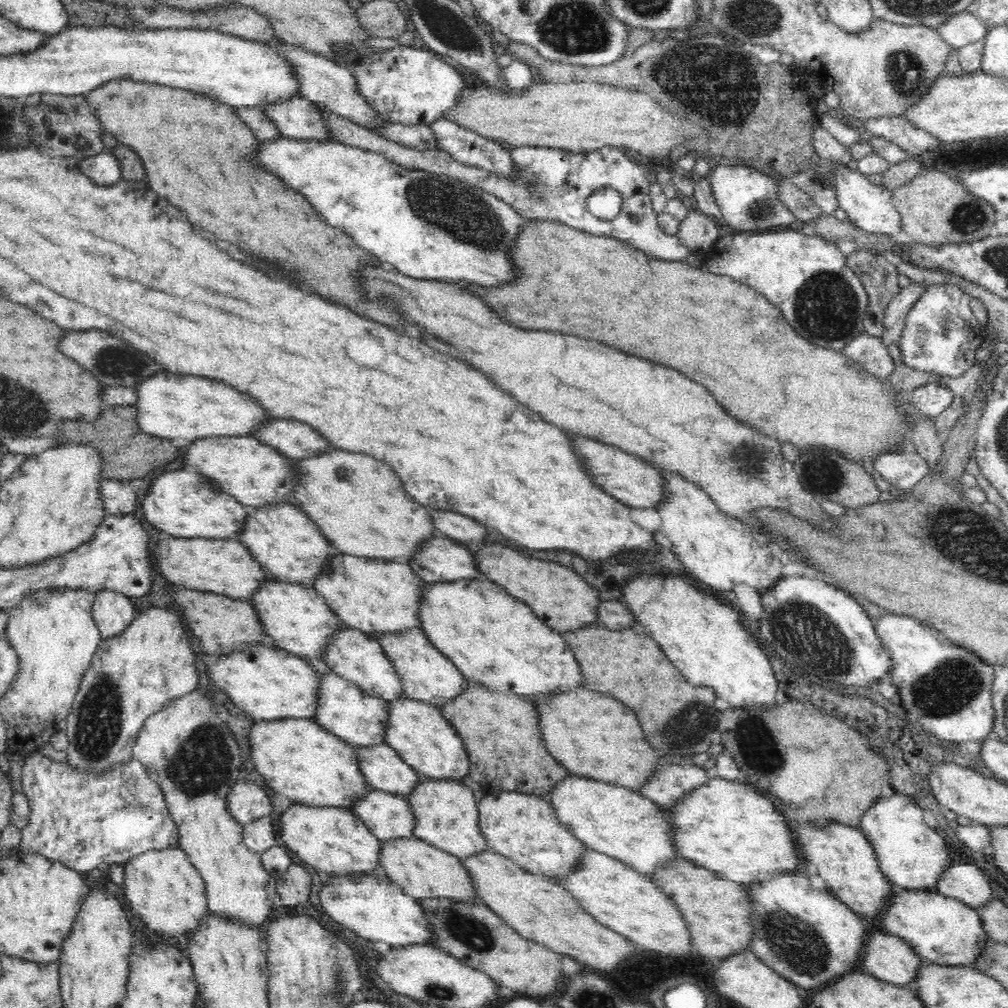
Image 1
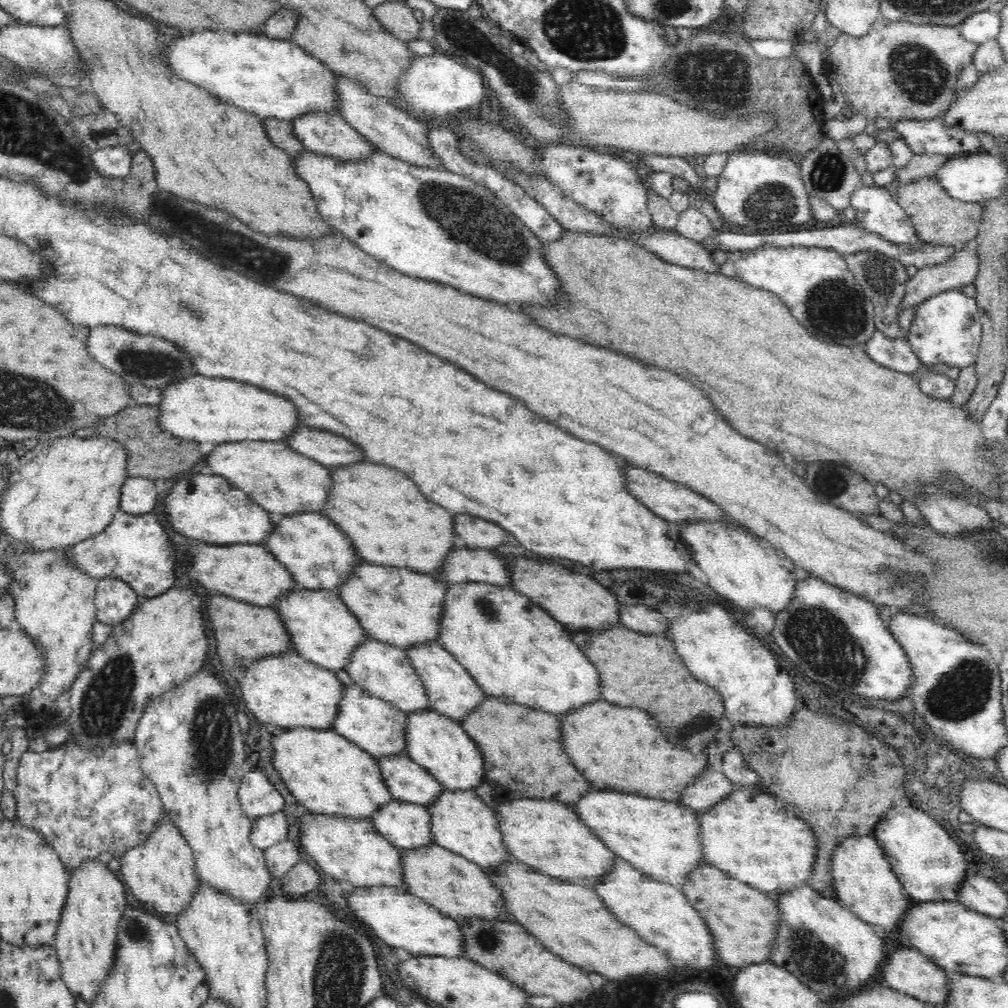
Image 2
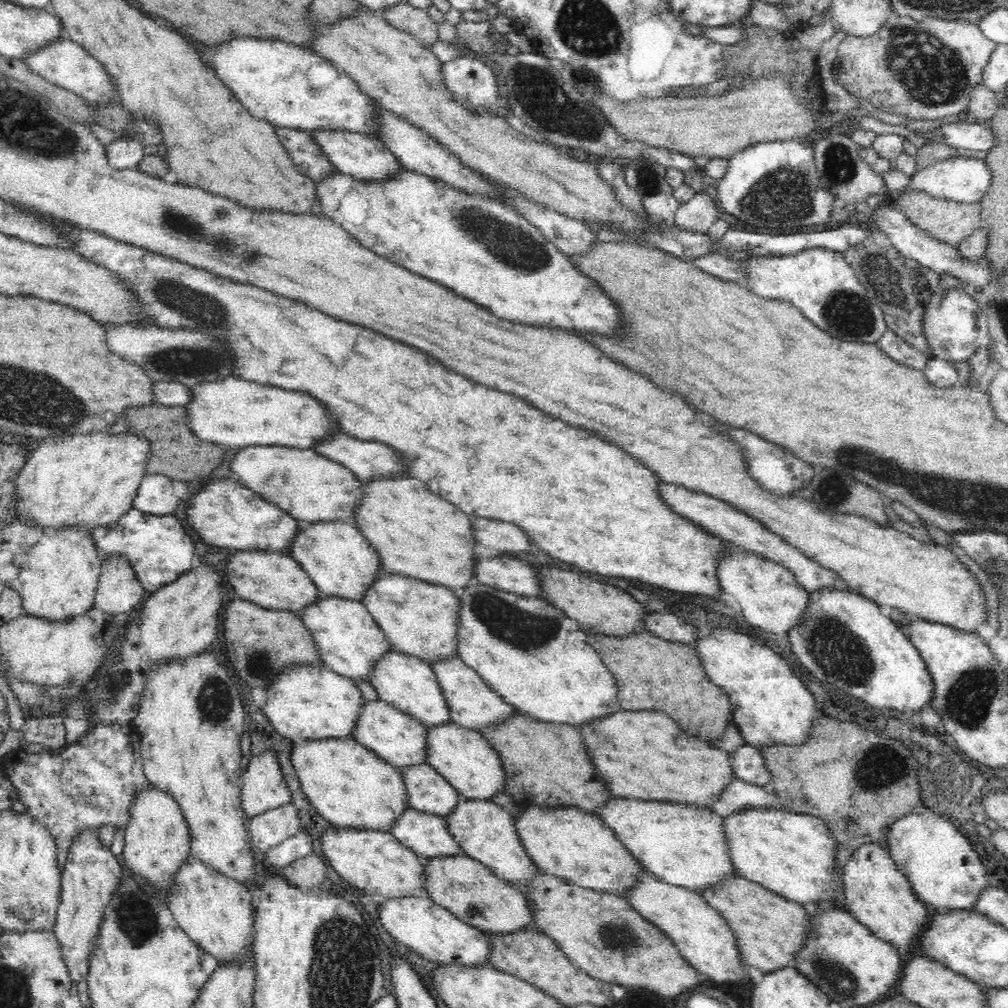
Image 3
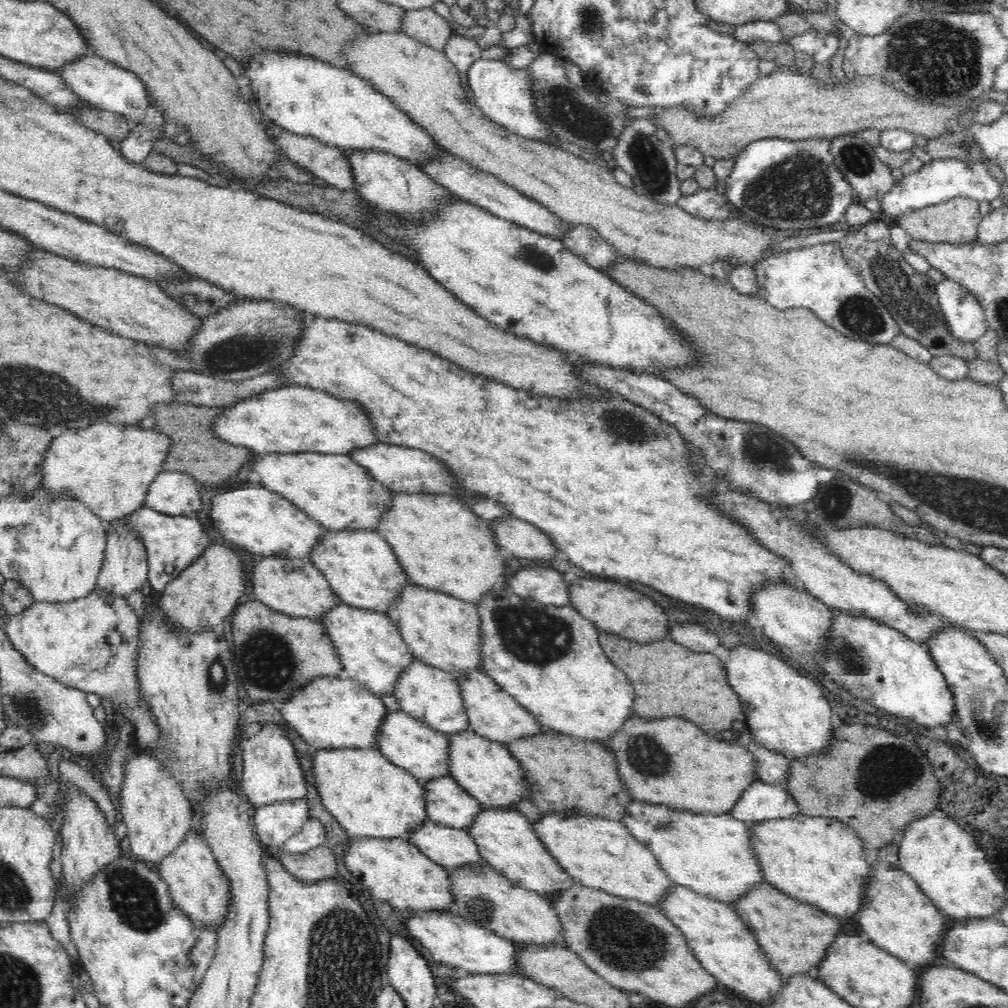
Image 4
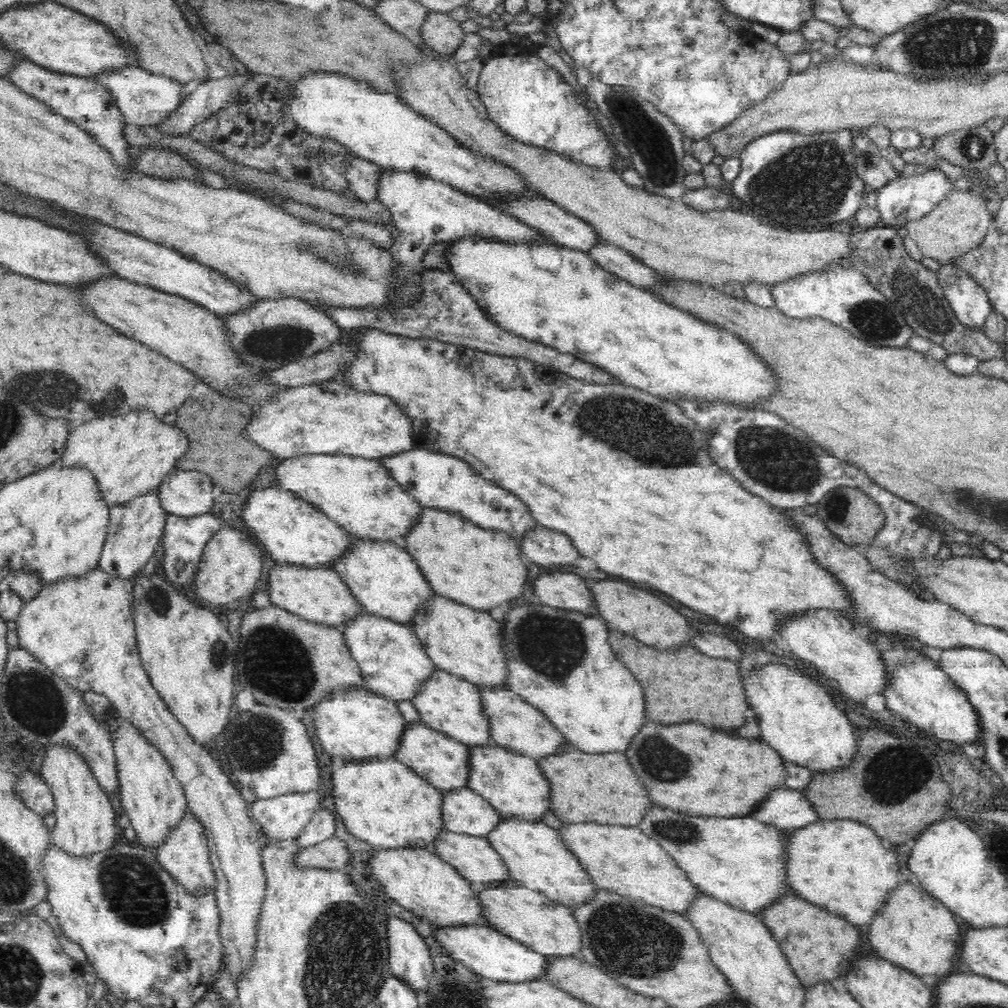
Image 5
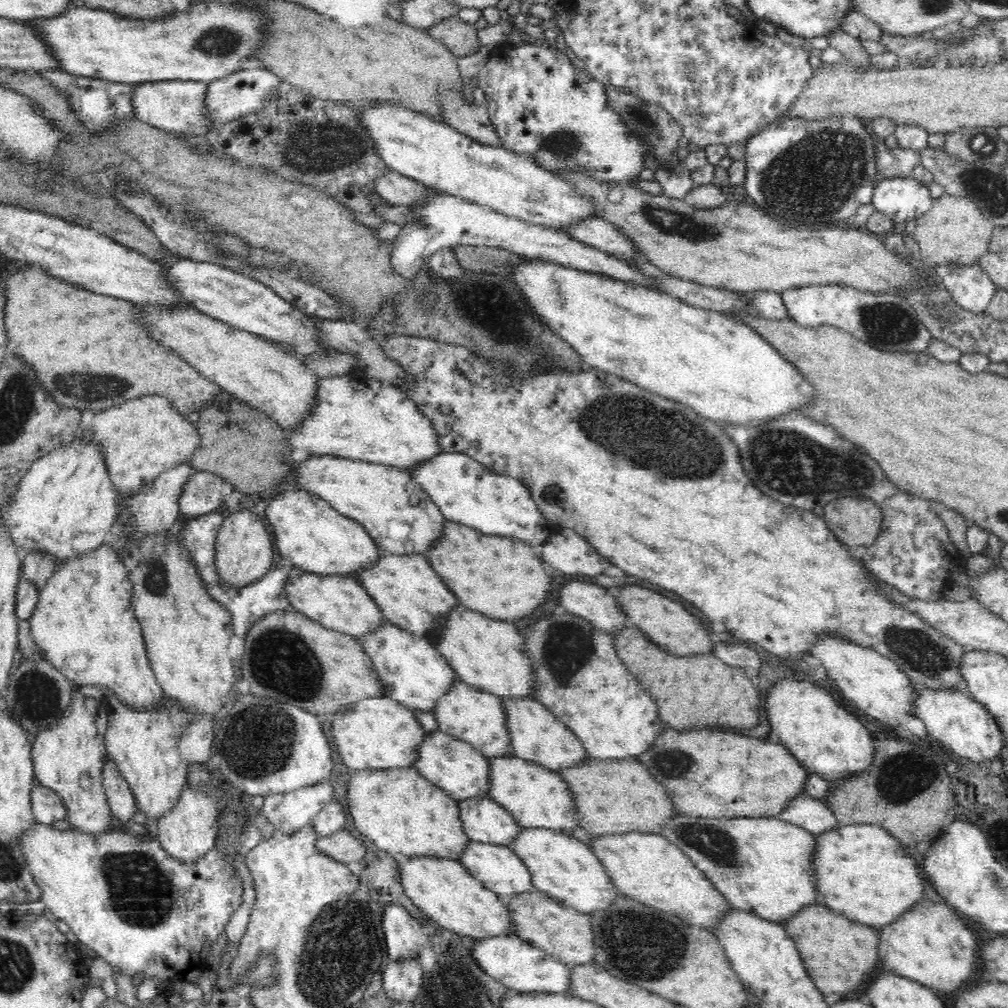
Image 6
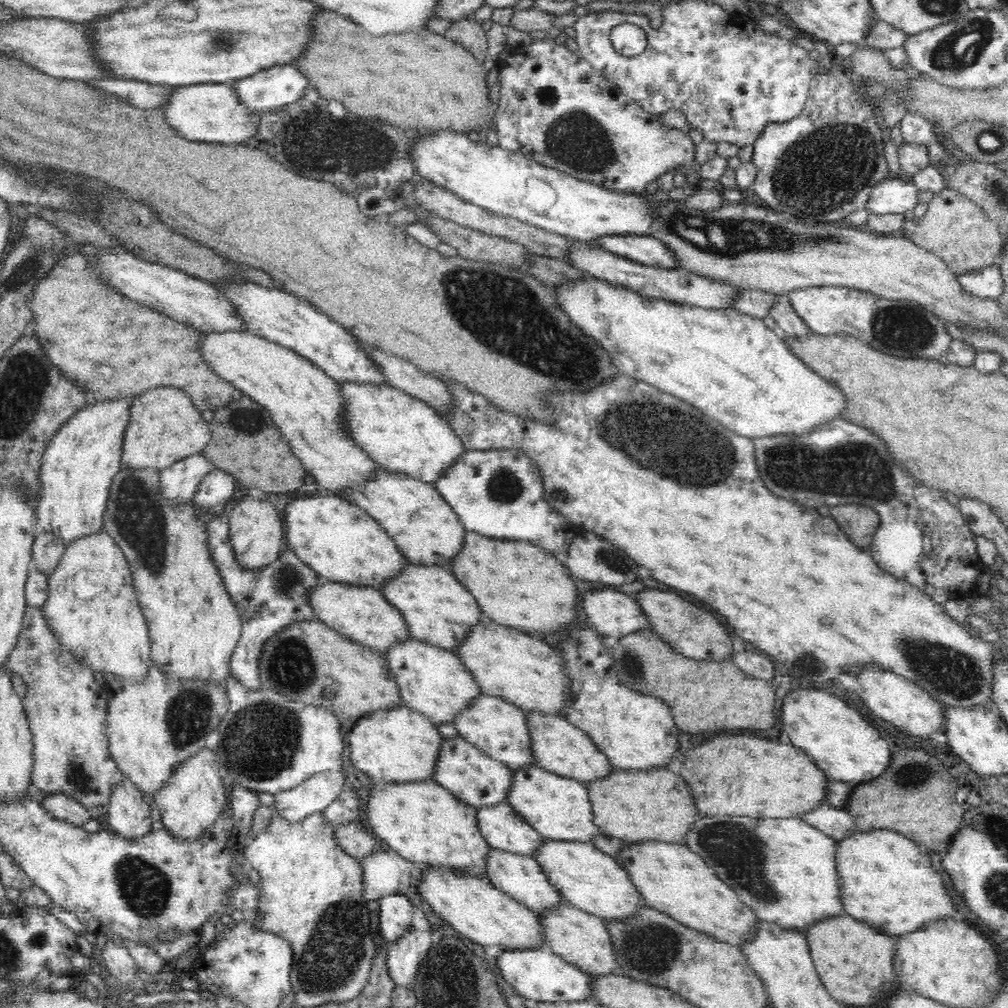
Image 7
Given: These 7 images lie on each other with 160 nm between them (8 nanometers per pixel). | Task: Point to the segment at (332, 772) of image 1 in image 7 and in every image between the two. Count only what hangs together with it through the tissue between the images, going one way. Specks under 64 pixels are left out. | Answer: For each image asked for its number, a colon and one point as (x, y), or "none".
2: (327, 774)
3: (350, 786)
4: (371, 797)
5: (386, 803)
6: (401, 811)
7: (423, 822)

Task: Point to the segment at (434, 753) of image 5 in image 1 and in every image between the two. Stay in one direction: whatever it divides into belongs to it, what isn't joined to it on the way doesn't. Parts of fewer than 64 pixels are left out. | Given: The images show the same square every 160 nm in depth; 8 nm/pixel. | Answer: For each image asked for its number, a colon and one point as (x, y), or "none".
1: (345, 710)
2: (378, 727)
3: (402, 741)
4: (406, 741)

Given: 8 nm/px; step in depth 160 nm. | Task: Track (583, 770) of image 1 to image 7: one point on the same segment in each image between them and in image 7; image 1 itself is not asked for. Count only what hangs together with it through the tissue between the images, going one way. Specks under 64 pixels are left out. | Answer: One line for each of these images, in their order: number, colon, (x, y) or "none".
2: (623, 750)
3: (624, 747)
4: (672, 762)
5: (678, 763)
6: (709, 774)
7: (723, 774)

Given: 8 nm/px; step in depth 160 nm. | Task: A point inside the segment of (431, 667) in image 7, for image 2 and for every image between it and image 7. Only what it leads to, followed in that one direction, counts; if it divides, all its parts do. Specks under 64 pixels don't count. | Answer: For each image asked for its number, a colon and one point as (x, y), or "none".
2: (325, 631)
3: (350, 641)
4: (371, 647)
5: (395, 664)
6: (417, 675)

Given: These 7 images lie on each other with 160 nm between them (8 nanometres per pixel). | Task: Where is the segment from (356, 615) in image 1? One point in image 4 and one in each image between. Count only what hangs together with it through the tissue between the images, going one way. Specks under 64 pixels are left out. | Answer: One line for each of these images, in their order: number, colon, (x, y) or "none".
2: (398, 607)
3: (420, 619)
4: (446, 633)

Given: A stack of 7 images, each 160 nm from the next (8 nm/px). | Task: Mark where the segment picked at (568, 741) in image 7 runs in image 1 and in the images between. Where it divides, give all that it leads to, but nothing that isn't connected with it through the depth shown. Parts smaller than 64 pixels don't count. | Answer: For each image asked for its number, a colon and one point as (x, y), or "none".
1: (429, 676)
2: (453, 692)
3: (473, 704)
4: (494, 714)
5: (517, 725)
6: (537, 735)

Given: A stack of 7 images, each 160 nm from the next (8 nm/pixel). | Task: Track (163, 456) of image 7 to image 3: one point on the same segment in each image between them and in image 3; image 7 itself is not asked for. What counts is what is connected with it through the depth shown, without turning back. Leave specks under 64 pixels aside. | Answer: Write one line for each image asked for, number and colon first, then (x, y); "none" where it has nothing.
3: (93, 478)
4: (109, 466)
5: (130, 454)
6: (142, 438)

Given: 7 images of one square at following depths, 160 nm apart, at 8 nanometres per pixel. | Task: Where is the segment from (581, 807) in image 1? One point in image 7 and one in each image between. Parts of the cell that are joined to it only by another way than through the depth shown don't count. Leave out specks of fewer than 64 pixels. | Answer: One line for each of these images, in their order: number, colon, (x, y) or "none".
2: (661, 838)
3: (688, 847)
4: (714, 856)
5: (742, 861)
6: (737, 854)
7: (786, 870)

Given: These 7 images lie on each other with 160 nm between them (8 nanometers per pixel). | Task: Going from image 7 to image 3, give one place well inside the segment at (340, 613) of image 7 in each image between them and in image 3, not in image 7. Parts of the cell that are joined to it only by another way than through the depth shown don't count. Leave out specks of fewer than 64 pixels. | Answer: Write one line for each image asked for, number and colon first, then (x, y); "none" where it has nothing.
3: (275, 580)
4: (296, 587)
5: (320, 595)
6: (340, 603)

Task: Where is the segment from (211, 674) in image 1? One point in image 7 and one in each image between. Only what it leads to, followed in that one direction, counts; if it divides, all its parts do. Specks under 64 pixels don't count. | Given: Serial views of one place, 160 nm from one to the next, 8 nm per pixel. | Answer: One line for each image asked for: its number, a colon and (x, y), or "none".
2: (289, 691)
3: (306, 702)
4: (336, 713)
5: (357, 725)
6: (380, 734)
7: (400, 746)

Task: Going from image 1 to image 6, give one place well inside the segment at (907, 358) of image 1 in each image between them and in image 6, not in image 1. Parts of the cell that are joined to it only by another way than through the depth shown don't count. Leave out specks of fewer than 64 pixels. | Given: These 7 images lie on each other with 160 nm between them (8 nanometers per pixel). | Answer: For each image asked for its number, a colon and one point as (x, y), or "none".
2: (947, 328)
3: (955, 328)
4: (964, 314)
5: (971, 304)
6: (972, 288)

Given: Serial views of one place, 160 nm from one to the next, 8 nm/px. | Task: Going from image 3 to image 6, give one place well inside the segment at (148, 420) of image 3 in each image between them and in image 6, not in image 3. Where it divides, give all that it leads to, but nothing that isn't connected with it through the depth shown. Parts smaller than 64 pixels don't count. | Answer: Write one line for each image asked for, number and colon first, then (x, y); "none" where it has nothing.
4: (196, 449)
5: (216, 424)
6: (240, 443)

